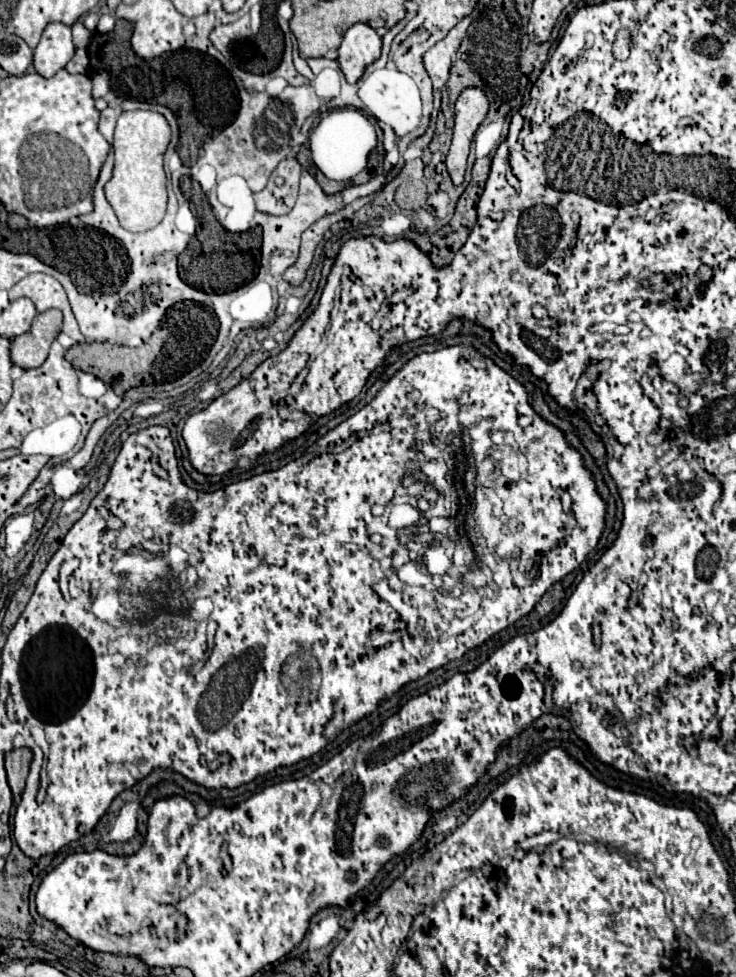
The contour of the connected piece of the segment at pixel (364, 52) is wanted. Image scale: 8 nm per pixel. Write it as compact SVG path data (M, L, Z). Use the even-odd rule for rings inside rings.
M354 24L346 30L336 60L350 84L356 84L364 68L380 56L380 46L380 36L368 24Z

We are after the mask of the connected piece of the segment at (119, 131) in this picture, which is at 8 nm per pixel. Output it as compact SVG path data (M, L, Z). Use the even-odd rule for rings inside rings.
M150 110L122 112L114 130L114 170L104 192L114 208L120 226L130 232L146 232L162 222L166 214L166 174L162 156L170 142L170 126L166 118Z

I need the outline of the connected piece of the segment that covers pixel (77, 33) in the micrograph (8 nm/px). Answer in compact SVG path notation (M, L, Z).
M78 20L78 22L72 26L74 46L76 46L76 48L86 48L88 42L90 42L90 38L92 38L92 32L88 32L88 30L84 28L84 24Z

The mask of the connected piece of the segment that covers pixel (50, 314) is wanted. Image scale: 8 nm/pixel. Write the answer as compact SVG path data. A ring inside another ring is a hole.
M46 310L38 314L32 322L32 328L26 334L20 334L10 340L12 364L20 368L38 368L40 364L44 364L50 344L60 332L60 324L60 310Z

